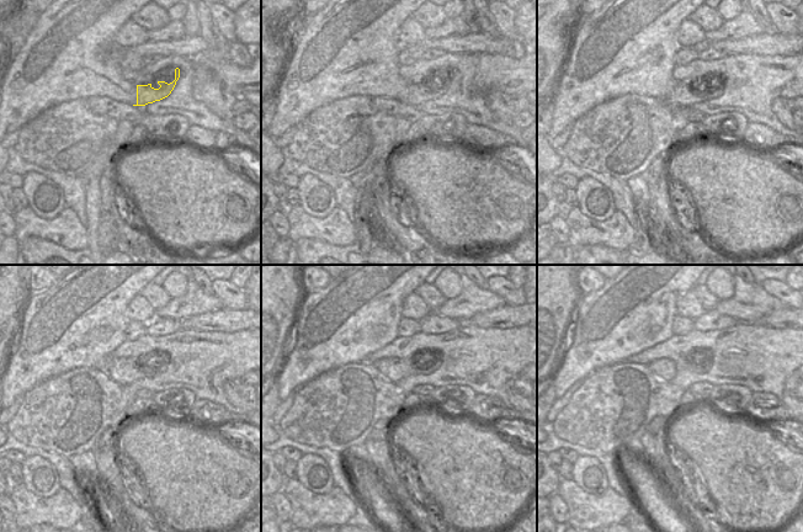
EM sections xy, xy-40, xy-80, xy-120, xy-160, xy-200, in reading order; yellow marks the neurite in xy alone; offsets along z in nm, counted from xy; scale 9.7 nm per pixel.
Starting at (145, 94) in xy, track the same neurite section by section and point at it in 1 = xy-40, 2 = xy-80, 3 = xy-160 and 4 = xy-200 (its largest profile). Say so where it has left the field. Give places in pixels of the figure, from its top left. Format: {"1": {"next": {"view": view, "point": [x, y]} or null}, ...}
{"1": {"next": {"view": "xy-40", "point": [416, 94]}}, "2": {"next": {"view": "xy-80", "point": [685, 94]}}, "3": {"next": {"view": "xy-160", "point": [393, 368]}}, "4": {"next": {"view": "xy-200", "point": [665, 370]}}}

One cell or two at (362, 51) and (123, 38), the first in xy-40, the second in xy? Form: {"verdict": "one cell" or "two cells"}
{"verdict": "two cells"}

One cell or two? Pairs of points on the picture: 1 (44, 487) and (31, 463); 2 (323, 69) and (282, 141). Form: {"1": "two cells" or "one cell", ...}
{"1": "one cell", "2": "two cells"}

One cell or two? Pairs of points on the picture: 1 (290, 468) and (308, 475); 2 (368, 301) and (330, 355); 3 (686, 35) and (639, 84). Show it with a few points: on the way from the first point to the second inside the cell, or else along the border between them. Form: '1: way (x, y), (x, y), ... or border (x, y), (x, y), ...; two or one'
1: border (296, 463), (297, 478); two
2: way (355, 314), (330, 341); one
3: border (687, 17), (679, 27), (677, 47); two

